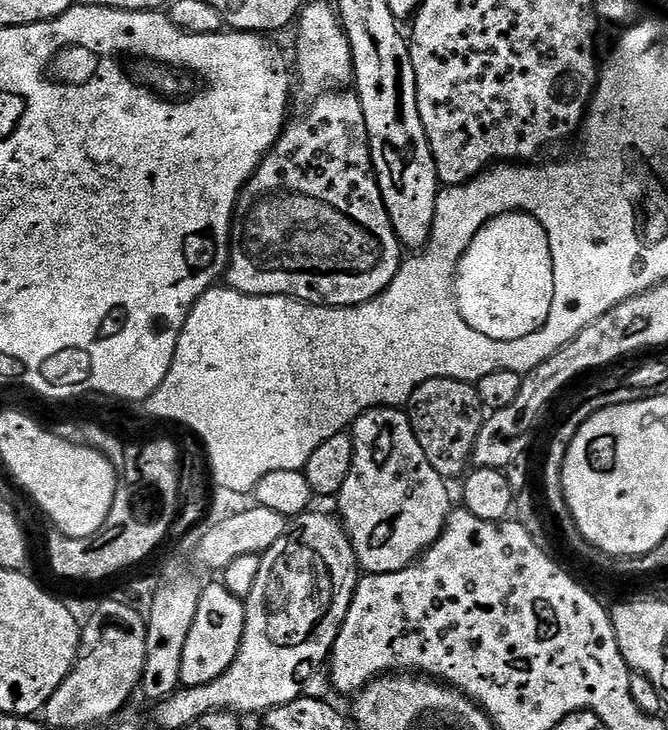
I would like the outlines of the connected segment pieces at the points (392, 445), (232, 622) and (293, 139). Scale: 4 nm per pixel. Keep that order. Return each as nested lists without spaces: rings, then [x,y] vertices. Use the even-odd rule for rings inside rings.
[[[370,408],[361,412],[360,417],[352,423],[350,435],[352,465],[338,493],[338,519],[348,533],[357,565],[368,574],[397,572],[408,568],[444,533],[448,514],[454,508],[452,496],[448,493],[449,485],[440,477],[438,470],[430,466],[426,454],[422,454],[422,446],[418,446],[418,438],[414,438],[407,411],[400,408]]]
[[[222,582],[205,583],[200,589],[198,614],[194,614],[194,626],[190,626],[190,638],[186,638],[186,650],[182,650],[180,682],[185,688],[202,686],[226,671],[234,662],[244,633],[244,600],[230,594]]]
[[[328,90],[323,94],[317,95],[316,100],[312,104],[312,109],[305,114],[301,120],[289,119],[283,126],[283,131],[280,132],[272,148],[263,156],[260,164],[256,167],[256,172],[249,177],[248,181],[244,183],[244,188],[240,191],[240,196],[236,199],[236,209],[232,212],[232,238],[230,247],[228,249],[228,267],[226,269],[226,284],[227,287],[238,290],[242,294],[250,294],[251,296],[293,296],[295,300],[301,300],[307,304],[315,304],[317,308],[353,308],[359,304],[370,302],[378,294],[382,294],[390,286],[390,282],[394,278],[394,274],[398,274],[400,265],[402,263],[402,245],[399,238],[396,236],[394,226],[390,222],[390,214],[386,210],[386,206],[382,202],[382,194],[380,188],[376,184],[376,173],[372,170],[372,155],[370,154],[370,146],[368,145],[368,131],[366,130],[366,118],[362,114],[362,102],[359,96],[349,94],[347,96],[344,90]]]

